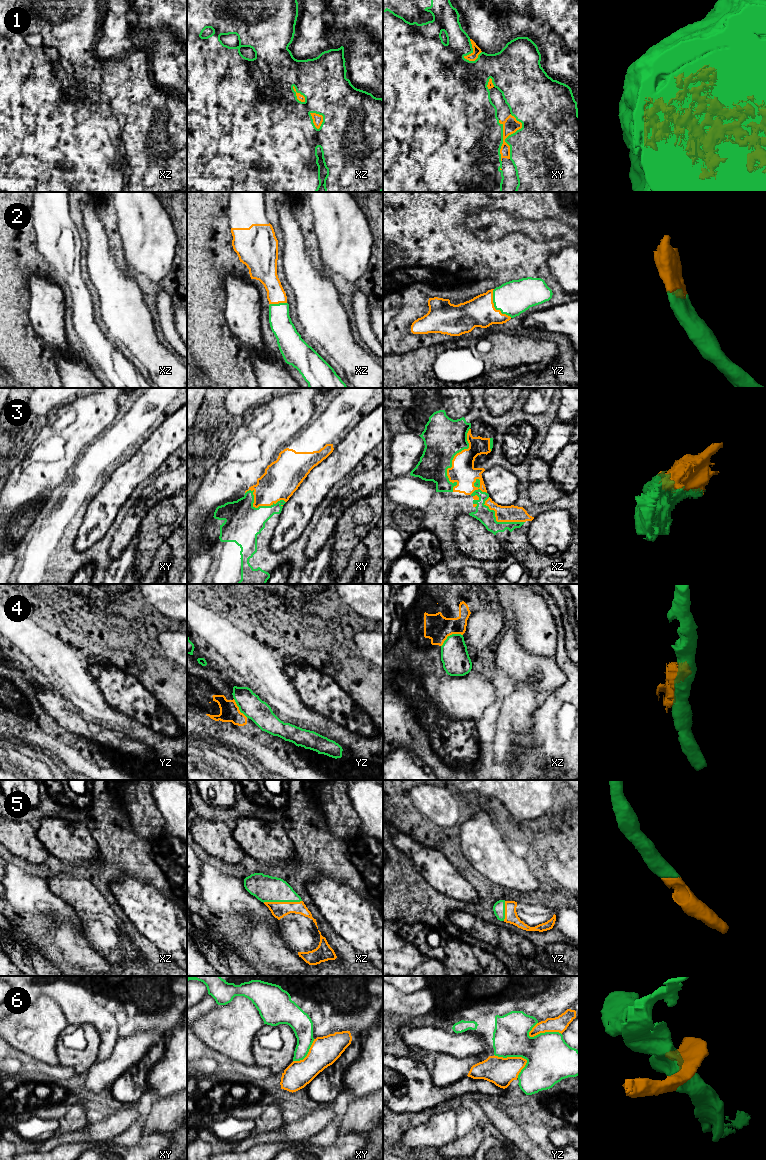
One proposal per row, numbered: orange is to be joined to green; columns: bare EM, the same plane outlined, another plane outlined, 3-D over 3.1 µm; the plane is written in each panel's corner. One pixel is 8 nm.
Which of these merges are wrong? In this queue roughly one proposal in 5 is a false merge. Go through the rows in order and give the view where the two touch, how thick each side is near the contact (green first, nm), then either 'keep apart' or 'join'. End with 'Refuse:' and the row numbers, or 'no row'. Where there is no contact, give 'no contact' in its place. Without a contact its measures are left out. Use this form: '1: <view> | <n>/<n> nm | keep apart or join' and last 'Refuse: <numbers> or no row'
1: xy | 440/120 nm | join
2: yz | 280/240 nm | join
3: xz | 320/190 nm | join
4: xz | 220/200 nm | keep apart
5: xz | 220/130 nm | join
6: yz | 300/220 nm | keep apart
Refuse: 4, 6

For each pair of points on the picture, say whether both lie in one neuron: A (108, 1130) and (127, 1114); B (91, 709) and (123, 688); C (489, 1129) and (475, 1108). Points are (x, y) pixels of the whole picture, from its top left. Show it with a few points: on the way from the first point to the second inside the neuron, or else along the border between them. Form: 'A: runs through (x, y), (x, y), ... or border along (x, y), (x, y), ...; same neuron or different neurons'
A: runs through (113, 1126), (122, 1119); same neuron
B: border along (94, 679), (104, 700), (112, 708), (124, 714); different neurons
C: runs through (485, 1124), (478, 1113); same neuron

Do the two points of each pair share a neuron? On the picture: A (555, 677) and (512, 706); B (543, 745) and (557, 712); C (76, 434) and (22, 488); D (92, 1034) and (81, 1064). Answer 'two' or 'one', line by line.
A: two
B: one
C: one
D: one

